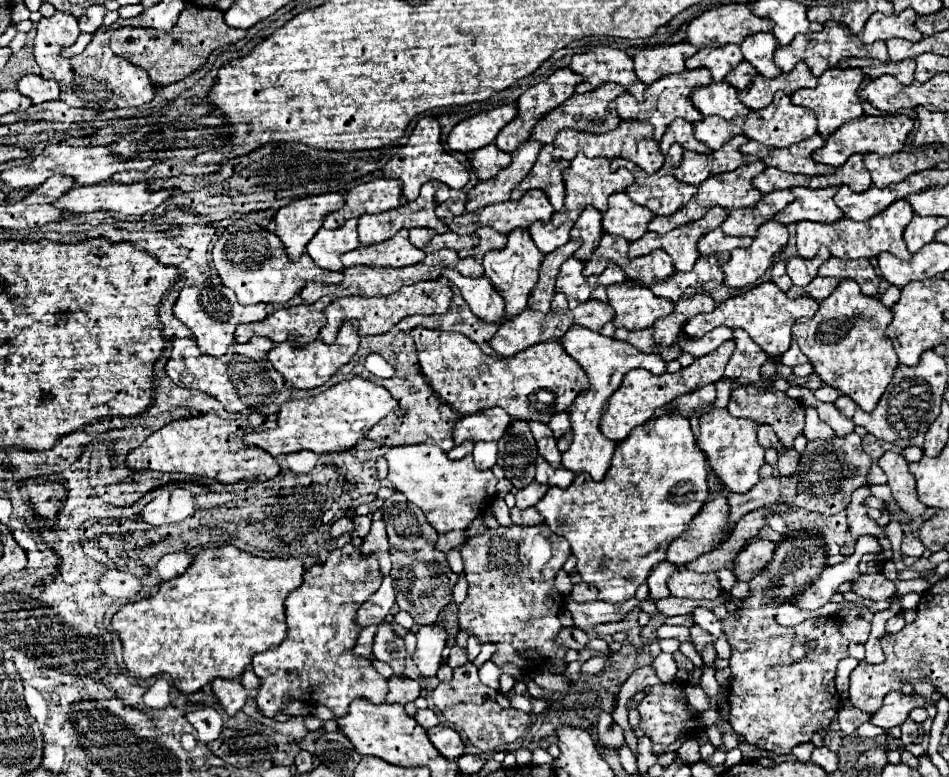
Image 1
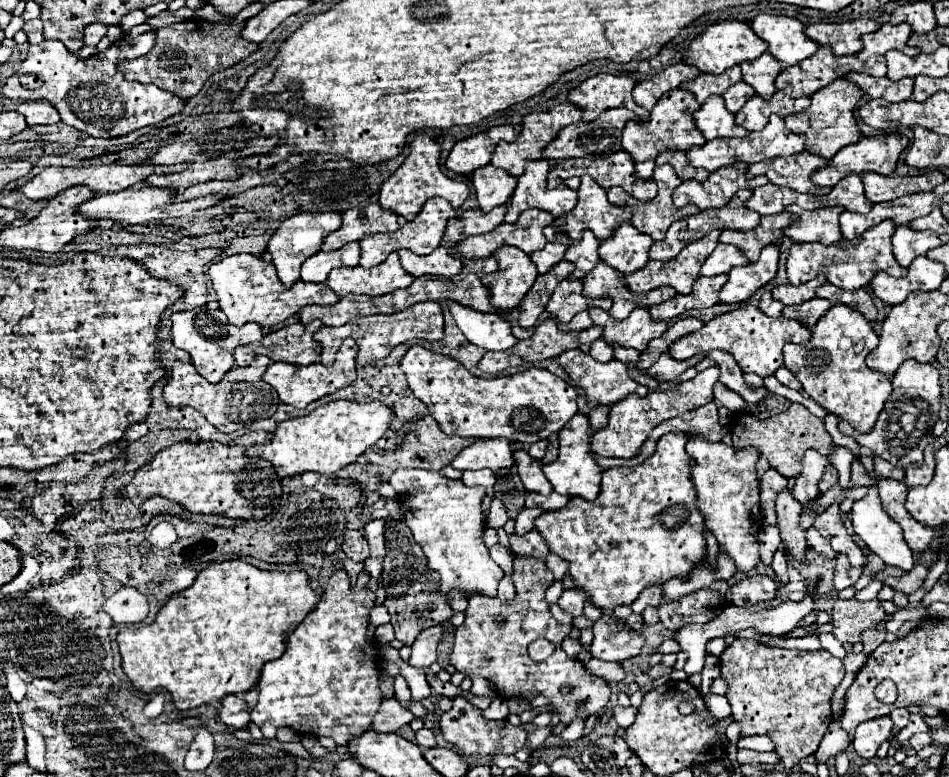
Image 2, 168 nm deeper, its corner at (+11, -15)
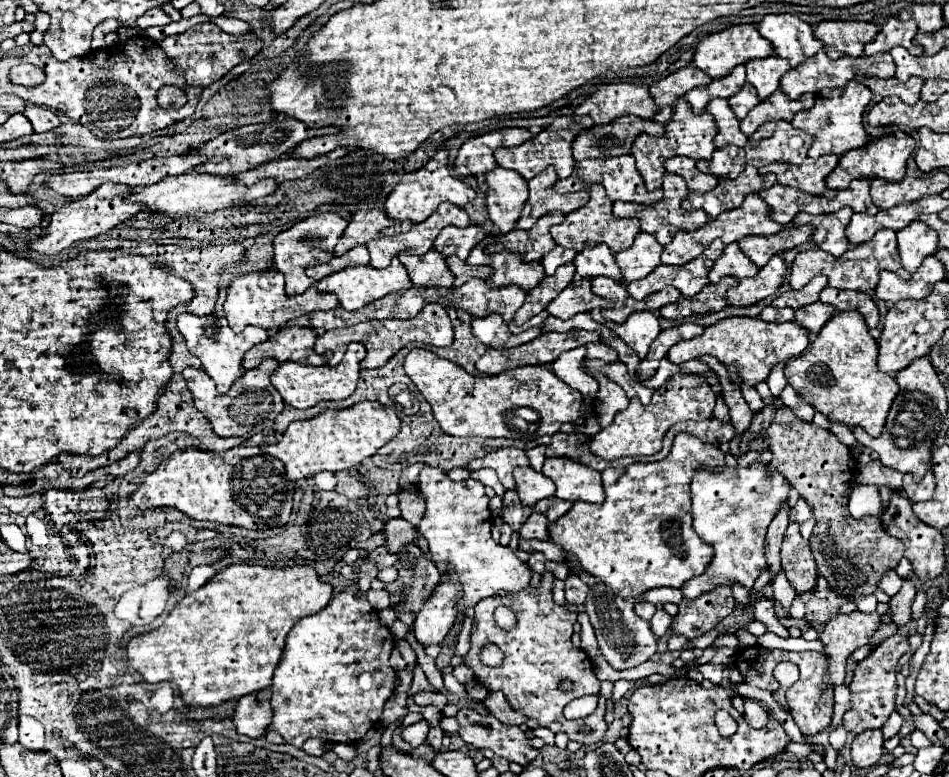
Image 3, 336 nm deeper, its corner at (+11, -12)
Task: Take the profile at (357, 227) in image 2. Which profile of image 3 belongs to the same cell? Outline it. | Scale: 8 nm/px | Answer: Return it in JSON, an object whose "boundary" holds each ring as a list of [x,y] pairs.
{"boundary":[[[379,208],[359,210],[359,212],[355,212],[351,216],[345,232],[341,234],[341,238],[339,238],[337,246],[335,246],[333,256],[341,256],[343,252],[351,250],[353,246],[367,244],[373,238],[407,232],[407,230],[411,230],[411,226],[413,226],[413,222],[409,222],[409,220],[393,220]]]}

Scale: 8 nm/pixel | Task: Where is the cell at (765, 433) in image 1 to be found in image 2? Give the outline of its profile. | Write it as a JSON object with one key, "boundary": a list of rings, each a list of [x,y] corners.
{"boundary":[[[769,469],[761,477],[761,511],[767,525],[775,523],[775,497],[777,491],[783,491],[787,487],[787,479],[781,477],[775,469]]]}

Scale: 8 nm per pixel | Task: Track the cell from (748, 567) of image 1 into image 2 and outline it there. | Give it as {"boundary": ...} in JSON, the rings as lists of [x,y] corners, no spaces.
{"boundary":[[[749,575],[731,587],[731,599],[735,605],[771,603],[775,599],[775,581],[767,575]]]}

